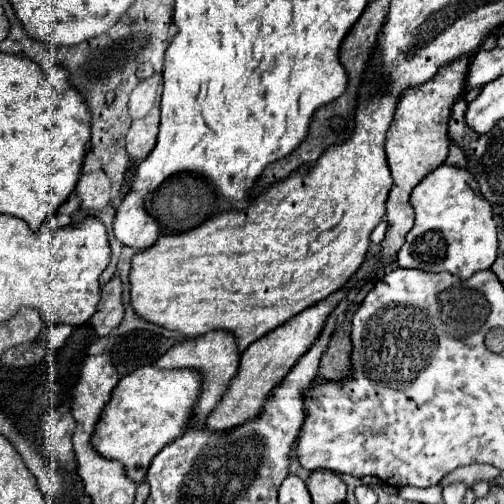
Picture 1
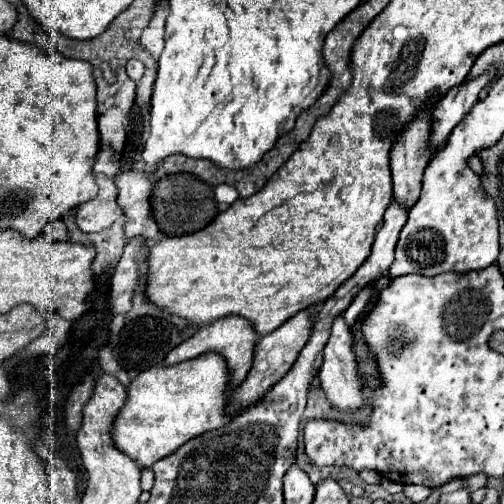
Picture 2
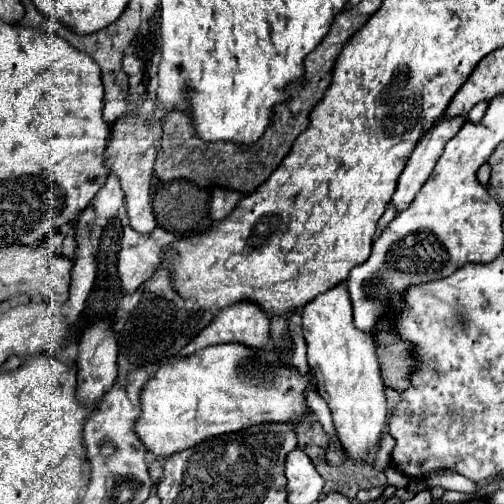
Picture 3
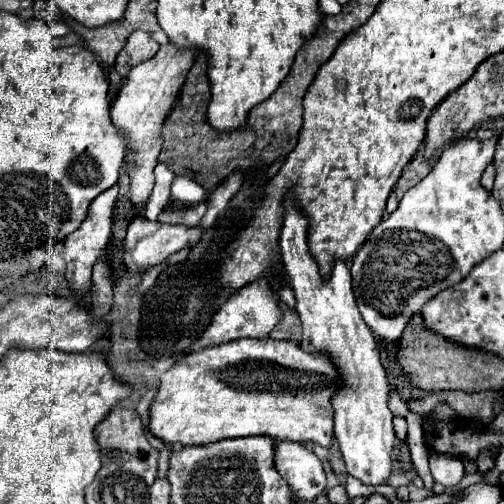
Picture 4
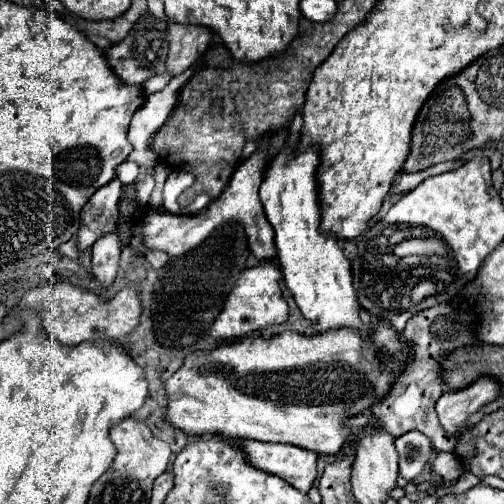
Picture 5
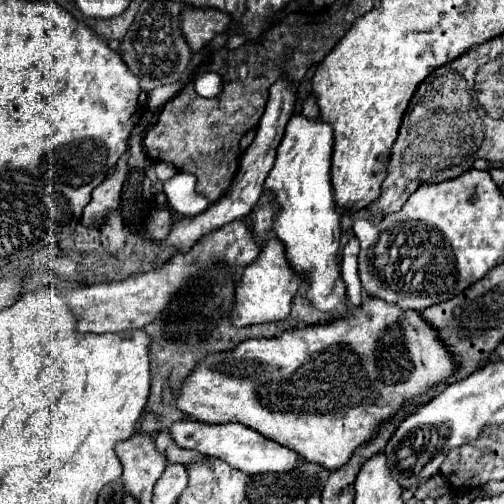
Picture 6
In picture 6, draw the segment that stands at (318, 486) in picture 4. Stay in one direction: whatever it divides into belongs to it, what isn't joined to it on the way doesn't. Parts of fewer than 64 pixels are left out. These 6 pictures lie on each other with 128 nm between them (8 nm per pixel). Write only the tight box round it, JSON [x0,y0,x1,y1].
[172,420,302,474]

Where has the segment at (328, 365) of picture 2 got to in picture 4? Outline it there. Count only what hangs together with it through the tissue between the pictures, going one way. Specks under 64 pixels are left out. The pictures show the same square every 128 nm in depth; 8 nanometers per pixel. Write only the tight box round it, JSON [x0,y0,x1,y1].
[280,196,396,484]

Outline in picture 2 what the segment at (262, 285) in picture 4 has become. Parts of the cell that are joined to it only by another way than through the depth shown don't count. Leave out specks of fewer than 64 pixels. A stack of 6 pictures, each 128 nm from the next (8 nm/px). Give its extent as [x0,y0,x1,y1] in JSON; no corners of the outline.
[164,316,258,390]

